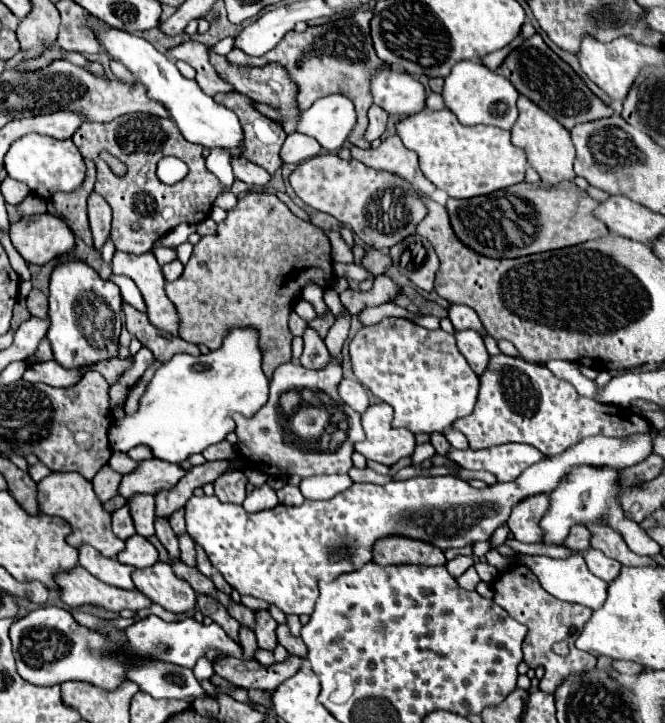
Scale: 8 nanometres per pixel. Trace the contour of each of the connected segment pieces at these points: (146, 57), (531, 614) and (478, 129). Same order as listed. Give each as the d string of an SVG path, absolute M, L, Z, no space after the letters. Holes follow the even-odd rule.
M100 30L100 42L106 46L108 54L122 62L146 88L148 96L162 102L170 112L172 120L178 124L182 136L192 144L202 144L204 148L224 148L230 150L230 158L242 158L244 154L244 132L238 116L226 106L218 104L214 98L202 92L196 80L184 78L176 64L158 52L150 42L140 36L122 30Z
M512 566L508 572L500 574L494 580L494 602L504 608L514 620L518 620L520 624L528 626L528 636L524 640L524 662L528 664L528 668L536 670L536 668L544 668L544 678L540 680L540 688L546 692L554 692L554 688L570 674L578 674L584 670L590 670L596 666L596 656L582 652L574 646L576 638L582 634L584 624L590 620L592 612L590 608L582 608L580 604L570 604L570 602L562 602L556 600L554 596L550 596L540 584L538 578L524 566ZM554 642L568 642L570 646L570 654L568 656L556 656L552 652L552 644Z
M426 108L414 116L408 116L396 124L396 132L404 142L404 146L418 154L420 170L424 172L424 176L436 188L446 190L450 198L474 198L474 196L482 196L482 194L490 194L490 192L514 186L524 180L526 152L522 152L510 142L510 132L490 128L490 126L474 126L474 128L462 126L448 108L440 112L432 112Z

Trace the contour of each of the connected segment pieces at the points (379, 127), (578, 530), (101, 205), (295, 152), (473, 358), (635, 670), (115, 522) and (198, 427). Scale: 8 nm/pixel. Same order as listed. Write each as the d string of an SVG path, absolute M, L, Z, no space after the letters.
M376 104L368 110L368 130L366 130L366 140L372 142L376 138L382 136L382 132L386 130L386 122L388 122L388 114L378 108Z
M574 526L570 528L566 540L562 542L564 548L572 550L572 552L586 552L590 548L590 534L584 526Z
M92 192L88 196L88 216L90 216L90 228L94 234L94 248L100 250L110 234L110 220L112 220L112 210L108 206L108 202Z
M294 132L286 138L286 142L280 150L280 156L282 156L284 164L298 164L306 158L312 158L318 152L320 152L320 144L314 138Z
M466 330L466 332L456 332L456 342L458 342L460 352L464 354L468 364L476 372L476 376L482 376L486 366L488 366L488 362L490 362L490 356L486 352L484 340L476 332Z
M616 660L612 666L614 666L614 670L618 670L620 674L640 674L640 672L644 672L644 670L646 670L642 664L624 662L624 660Z
M122 506L120 510L112 512L112 530L120 540L126 540L126 538L136 534L130 512L128 512L128 506Z
M232 328L222 348L196 358L176 354L158 368L138 400L138 410L110 424L110 446L112 450L148 446L152 458L184 462L188 456L222 442L234 432L234 414L254 416L266 404L268 388L268 378L262 372L258 332L252 328Z

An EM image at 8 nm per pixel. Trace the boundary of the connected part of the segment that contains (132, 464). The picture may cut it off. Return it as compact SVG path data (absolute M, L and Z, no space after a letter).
M114 452L108 464L110 464L116 472L120 472L120 474L128 474L128 472L132 472L132 470L138 468L138 462L132 460L132 458L130 458L128 454L124 454L124 452Z

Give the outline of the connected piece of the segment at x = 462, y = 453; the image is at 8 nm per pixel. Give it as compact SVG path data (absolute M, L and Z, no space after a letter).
M504 444L484 450L450 448L446 458L454 460L466 470L488 470L496 474L498 482L510 482L518 478L524 468L540 462L544 456L528 444Z

